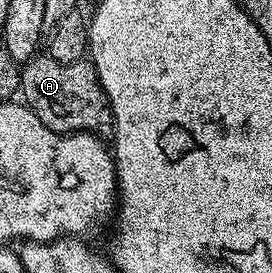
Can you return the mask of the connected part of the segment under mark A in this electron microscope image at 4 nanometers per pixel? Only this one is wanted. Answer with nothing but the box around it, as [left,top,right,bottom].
[20,54,114,138]

